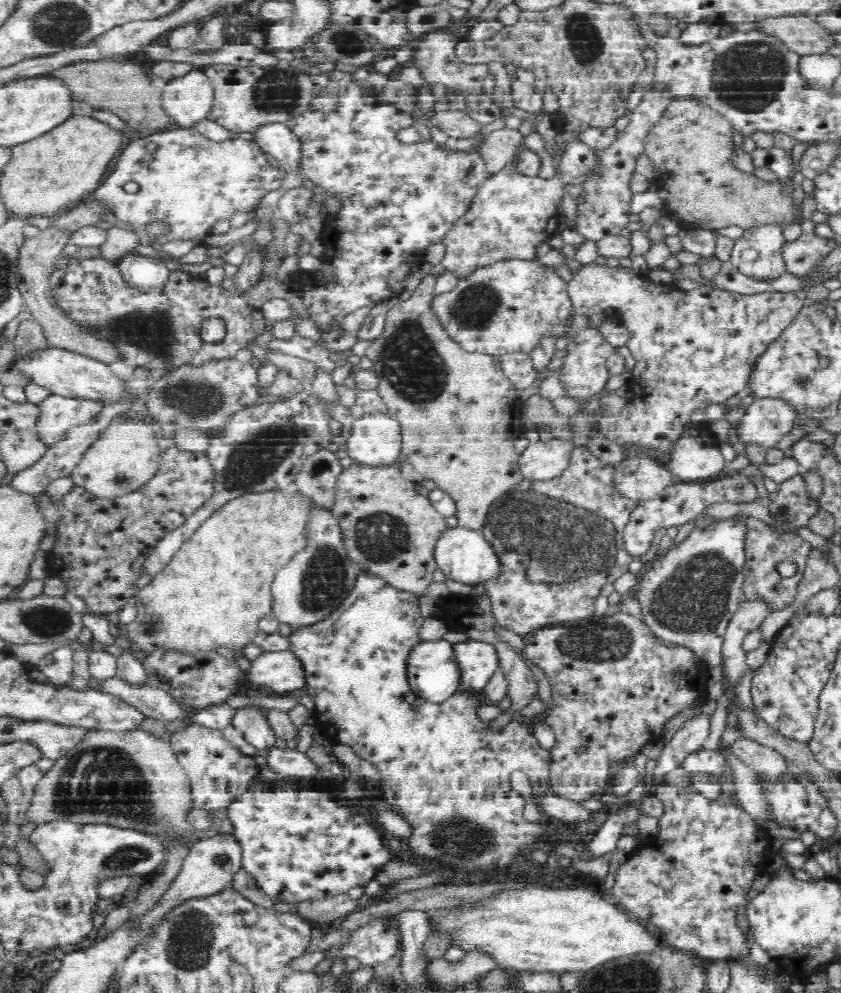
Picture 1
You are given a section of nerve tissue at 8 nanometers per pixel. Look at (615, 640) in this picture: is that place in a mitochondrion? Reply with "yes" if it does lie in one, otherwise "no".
yes

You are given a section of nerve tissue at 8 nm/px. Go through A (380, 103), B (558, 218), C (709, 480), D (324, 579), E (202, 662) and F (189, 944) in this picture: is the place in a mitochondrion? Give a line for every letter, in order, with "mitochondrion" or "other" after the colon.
A: other
B: other
C: other
D: mitochondrion
E: other
F: mitochondrion

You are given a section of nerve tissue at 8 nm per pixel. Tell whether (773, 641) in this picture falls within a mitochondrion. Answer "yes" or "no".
no

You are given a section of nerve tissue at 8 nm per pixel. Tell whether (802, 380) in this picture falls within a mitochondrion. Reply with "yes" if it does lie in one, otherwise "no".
yes

